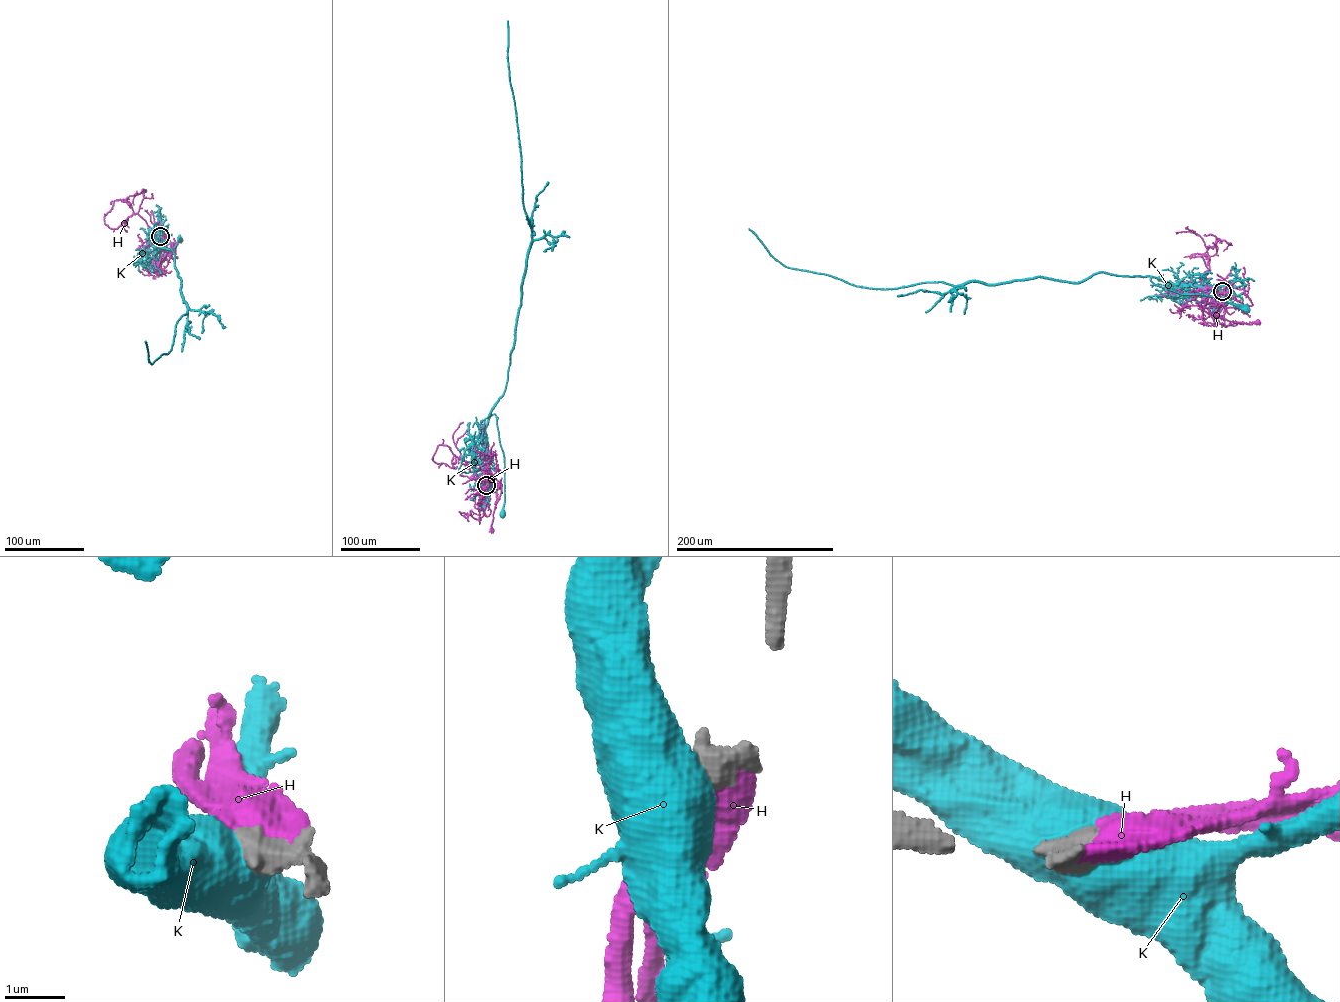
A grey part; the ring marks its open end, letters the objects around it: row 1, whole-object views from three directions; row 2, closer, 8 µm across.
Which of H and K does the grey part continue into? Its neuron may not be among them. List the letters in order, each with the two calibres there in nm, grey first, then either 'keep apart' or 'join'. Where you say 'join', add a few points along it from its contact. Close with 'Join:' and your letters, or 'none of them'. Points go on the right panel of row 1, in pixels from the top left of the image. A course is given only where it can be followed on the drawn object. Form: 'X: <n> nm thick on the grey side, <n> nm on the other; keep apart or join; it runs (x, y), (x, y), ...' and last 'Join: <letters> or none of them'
H: 500 nm thick on the grey side, 600 nm on the other; join; it runs (1222, 291), (1232, 287), (1230, 285), (1223, 293), (1206, 289), (1212, 300), (1209, 313), (1234, 322), (1258, 322)
K: 500 nm thick on the grey side, 750 nm on the other; keep apart
Join: H

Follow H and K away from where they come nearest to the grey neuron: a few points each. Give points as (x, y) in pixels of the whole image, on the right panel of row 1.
H: (1222, 291), (1232, 287), (1230, 285), (1223, 293), (1206, 289), (1212, 300), (1209, 313), (1234, 322), (1258, 322)
K: (1221, 291), (1150, 279), (1155, 284), (1180, 293), (1212, 296), (1245, 309)

